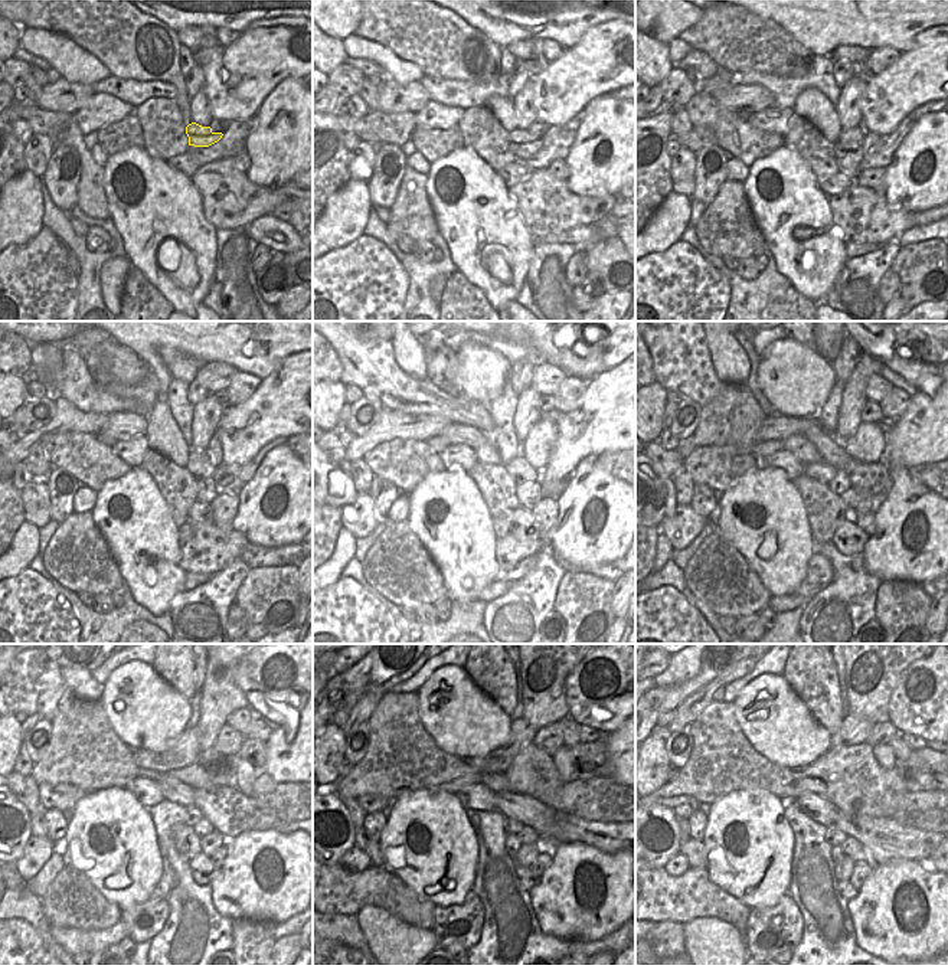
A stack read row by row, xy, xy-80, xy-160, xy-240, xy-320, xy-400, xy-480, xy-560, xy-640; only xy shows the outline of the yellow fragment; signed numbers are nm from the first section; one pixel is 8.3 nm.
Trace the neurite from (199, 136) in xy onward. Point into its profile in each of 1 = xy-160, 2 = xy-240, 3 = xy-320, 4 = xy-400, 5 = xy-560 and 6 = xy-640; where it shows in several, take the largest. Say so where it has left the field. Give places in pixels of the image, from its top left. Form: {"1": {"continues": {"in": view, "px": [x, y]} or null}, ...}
{"1": {"continues": {"in": "xy-160", "px": [849, 160]}}, "2": {"continues": {"in": "xy-240", "px": [205, 488]}}, "3": {"continues": {"in": "xy-320", "px": [529, 494]}}, "4": {"continues": {"in": "xy-400", "px": [850, 497]}}, "5": {"continues": {"in": "xy-560", "px": [526, 836]}}, "6": {"continues": {"in": "xy-640", "px": [852, 849]}}}

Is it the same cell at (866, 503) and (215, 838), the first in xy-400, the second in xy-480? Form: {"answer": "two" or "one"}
{"answer": "one"}

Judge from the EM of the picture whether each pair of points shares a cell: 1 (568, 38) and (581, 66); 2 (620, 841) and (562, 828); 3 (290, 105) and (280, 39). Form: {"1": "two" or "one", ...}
{"1": "two", "2": "one", "3": "two"}

